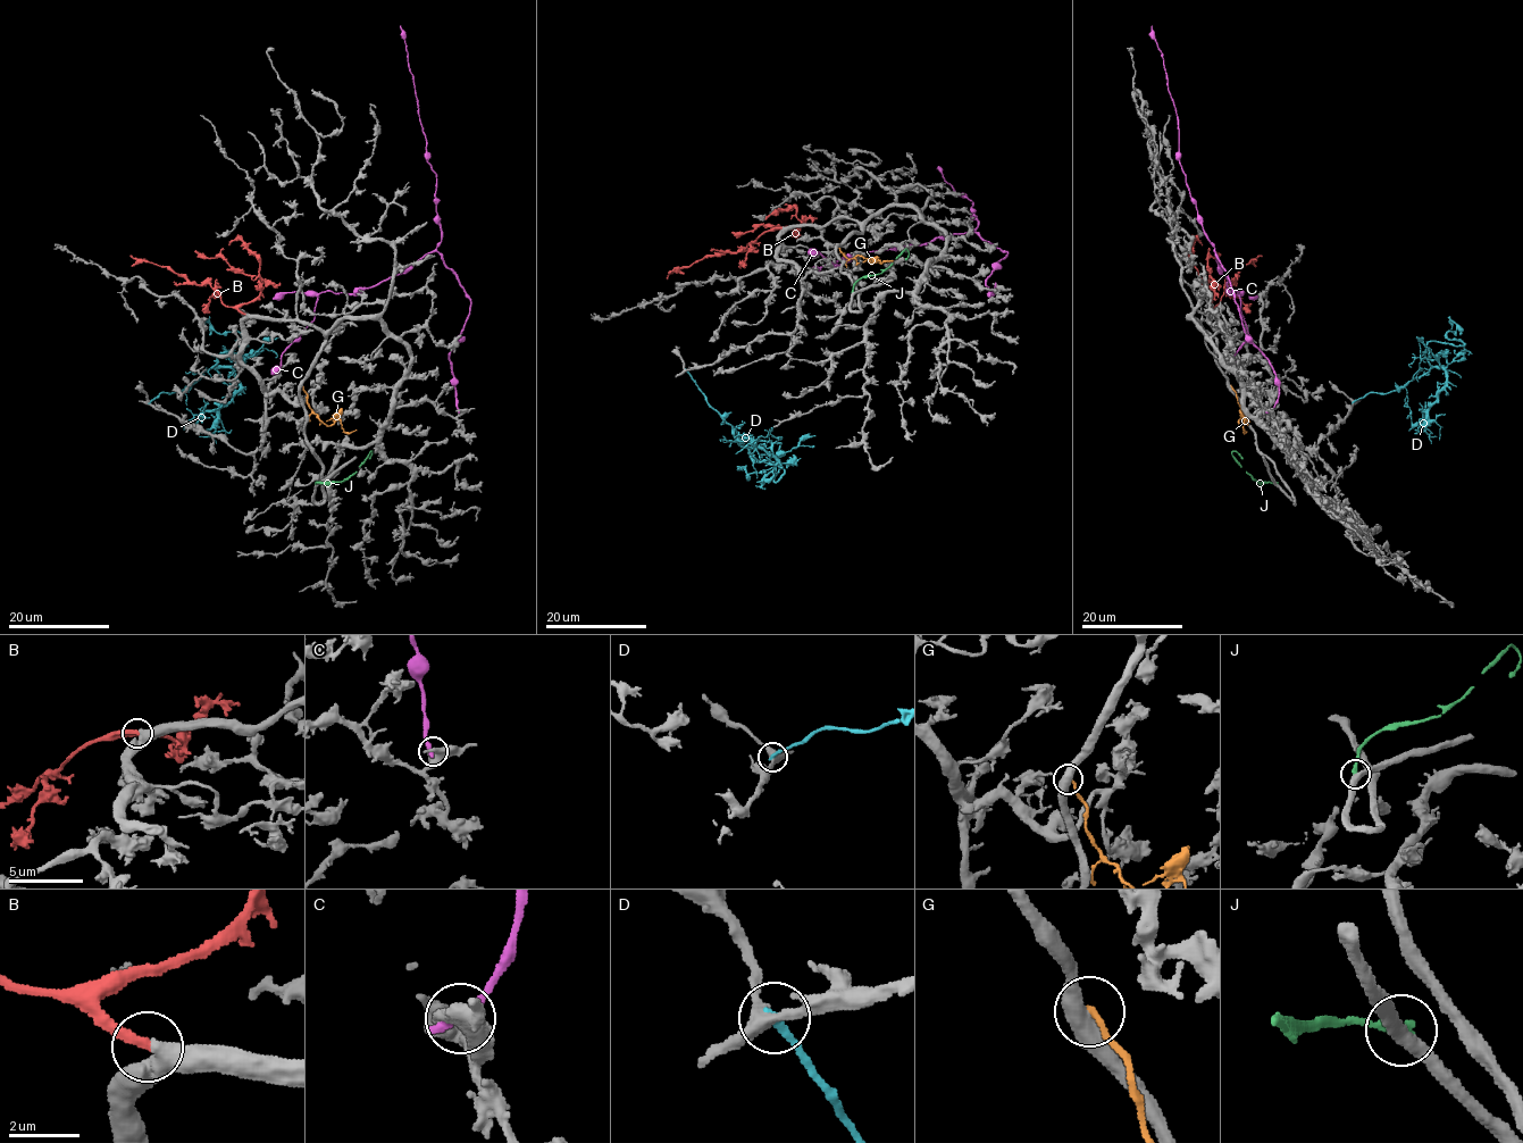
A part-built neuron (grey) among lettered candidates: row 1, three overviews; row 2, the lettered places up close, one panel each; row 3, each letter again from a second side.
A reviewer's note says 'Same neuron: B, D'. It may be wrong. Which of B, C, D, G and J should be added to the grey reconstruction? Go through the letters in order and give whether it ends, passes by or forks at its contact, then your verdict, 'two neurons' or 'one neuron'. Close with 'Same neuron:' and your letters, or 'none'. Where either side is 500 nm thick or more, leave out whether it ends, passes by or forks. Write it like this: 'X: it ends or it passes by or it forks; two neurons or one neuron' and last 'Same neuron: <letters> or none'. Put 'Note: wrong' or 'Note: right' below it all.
B: it ends; one neuron
C: it ends; two neurons
D: it ends; two neurons
G: two neurons
J: it ends; two neurons
Same neuron: B
Note: wrong

